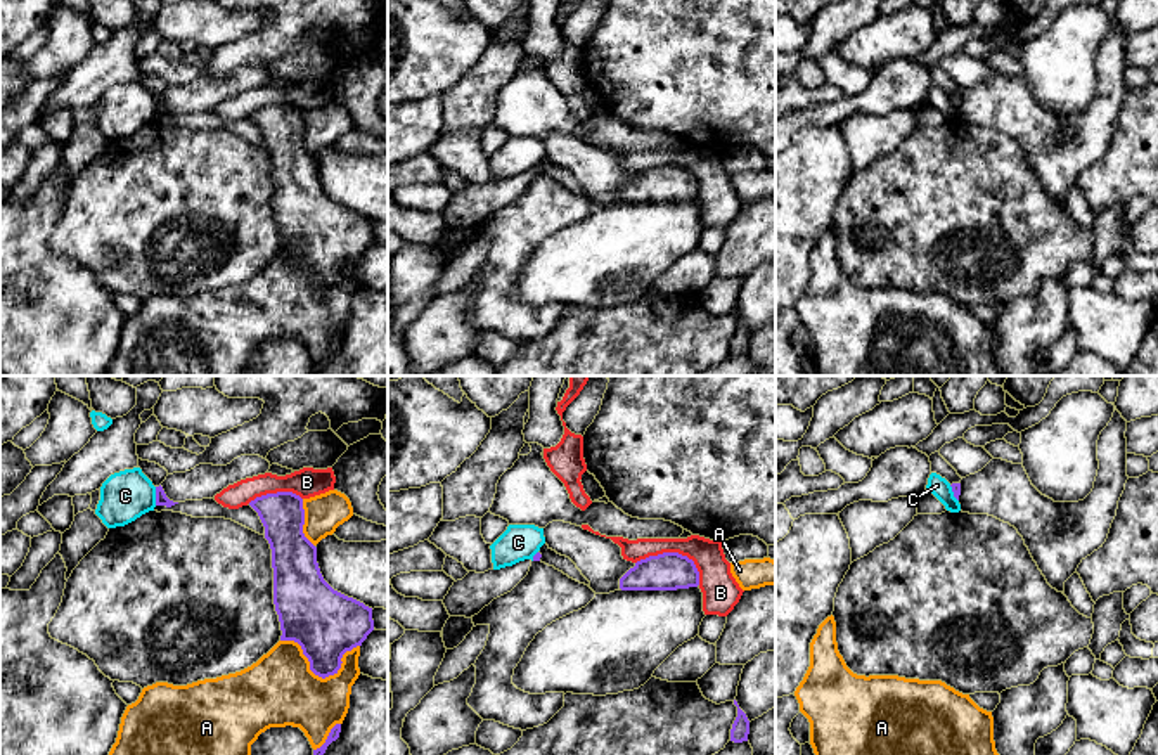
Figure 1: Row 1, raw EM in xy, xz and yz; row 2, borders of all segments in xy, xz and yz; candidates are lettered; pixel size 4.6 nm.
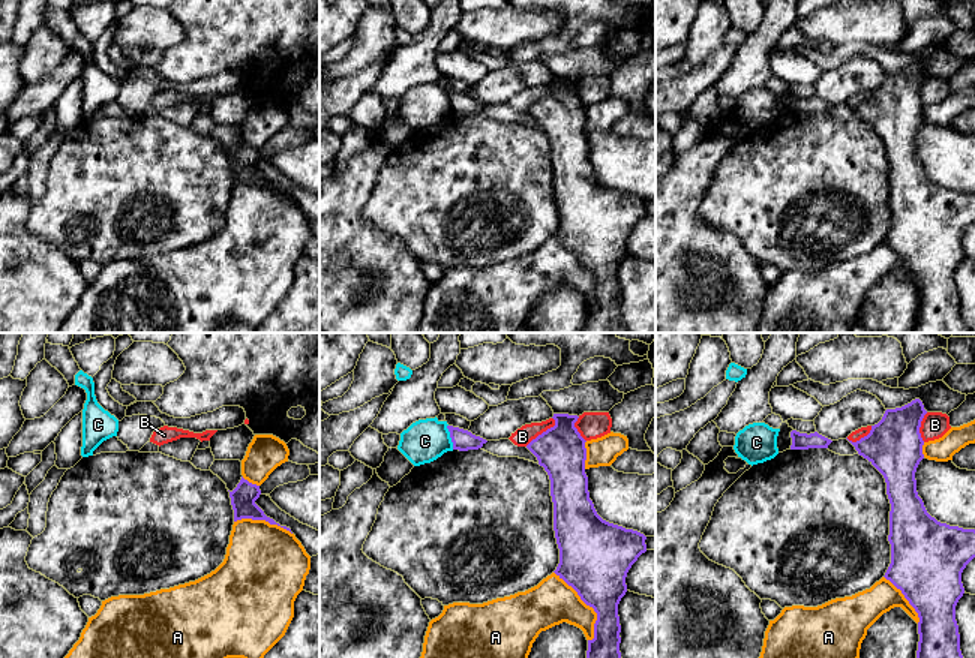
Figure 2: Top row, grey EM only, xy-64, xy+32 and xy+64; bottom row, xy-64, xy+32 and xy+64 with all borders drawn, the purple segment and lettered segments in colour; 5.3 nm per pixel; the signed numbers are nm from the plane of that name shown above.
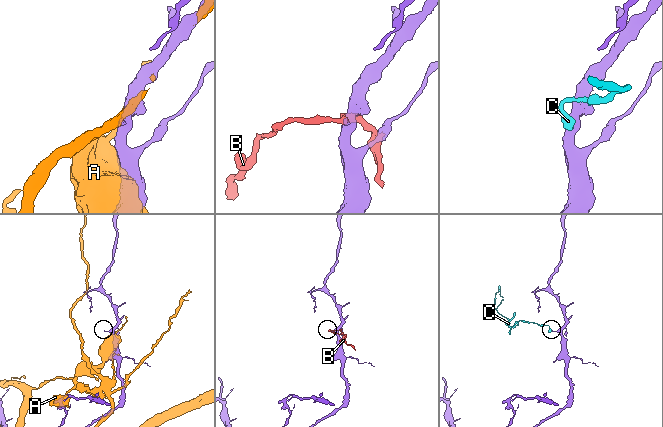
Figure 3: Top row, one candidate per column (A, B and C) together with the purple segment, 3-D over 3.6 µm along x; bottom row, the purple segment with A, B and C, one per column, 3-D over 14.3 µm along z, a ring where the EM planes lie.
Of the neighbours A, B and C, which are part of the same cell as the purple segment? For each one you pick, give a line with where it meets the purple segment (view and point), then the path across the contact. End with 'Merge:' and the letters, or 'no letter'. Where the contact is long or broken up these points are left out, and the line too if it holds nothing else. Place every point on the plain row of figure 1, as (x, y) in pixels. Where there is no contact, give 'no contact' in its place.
Merge: no letter

